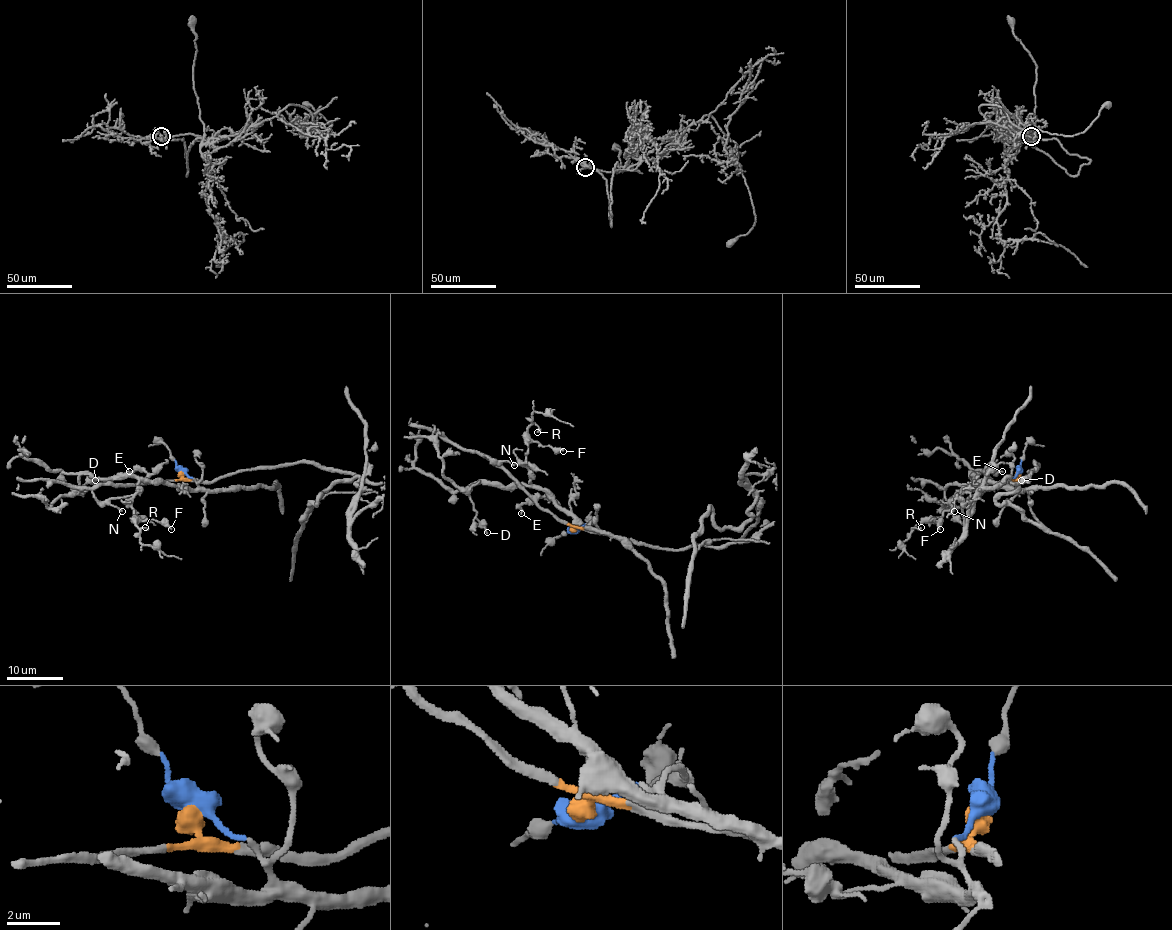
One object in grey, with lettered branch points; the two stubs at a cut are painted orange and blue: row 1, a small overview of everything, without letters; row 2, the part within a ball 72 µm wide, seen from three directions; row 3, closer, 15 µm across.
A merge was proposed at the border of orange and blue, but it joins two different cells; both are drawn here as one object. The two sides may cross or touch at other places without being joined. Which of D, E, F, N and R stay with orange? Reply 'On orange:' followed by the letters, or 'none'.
On orange: E, N

